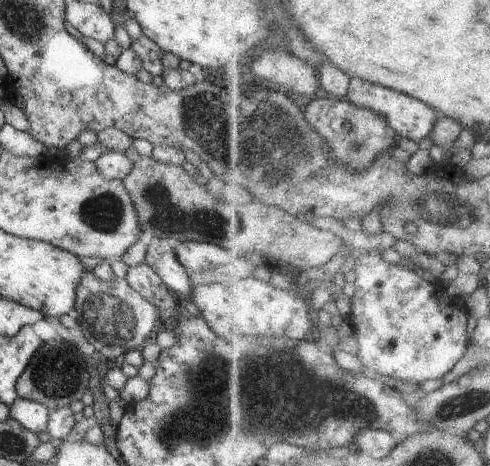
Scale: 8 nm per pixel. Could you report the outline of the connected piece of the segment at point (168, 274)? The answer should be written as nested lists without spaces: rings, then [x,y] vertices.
[[[153,238],[148,240],[145,263],[162,279],[179,301],[189,300],[193,284],[189,279],[189,271],[177,259],[173,246],[167,239]]]

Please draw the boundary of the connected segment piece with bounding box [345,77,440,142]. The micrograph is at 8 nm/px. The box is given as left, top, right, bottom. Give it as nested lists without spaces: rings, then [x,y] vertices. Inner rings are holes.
[[[353,77],[350,92],[345,96],[345,99],[357,104],[359,107],[382,113],[401,136],[418,142],[419,140],[424,140],[426,136],[430,137],[432,135],[440,114],[439,110],[435,109],[431,104],[411,94],[406,94],[381,84],[374,84],[360,77]]]

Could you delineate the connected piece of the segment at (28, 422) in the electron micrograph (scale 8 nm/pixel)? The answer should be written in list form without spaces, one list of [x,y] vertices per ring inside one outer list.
[[[18,398],[10,405],[9,416],[17,420],[25,429],[39,434],[46,430],[49,411],[49,408],[42,403]]]

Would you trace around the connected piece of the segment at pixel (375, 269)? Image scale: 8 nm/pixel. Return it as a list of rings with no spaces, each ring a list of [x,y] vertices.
[[[362,252],[358,256],[356,293],[352,298],[352,315],[359,338],[358,358],[366,371],[385,378],[412,382],[441,379],[456,368],[456,364],[472,350],[470,337],[470,314],[464,300],[454,298],[444,281],[432,282],[418,271],[402,268],[384,260],[382,252]]]

